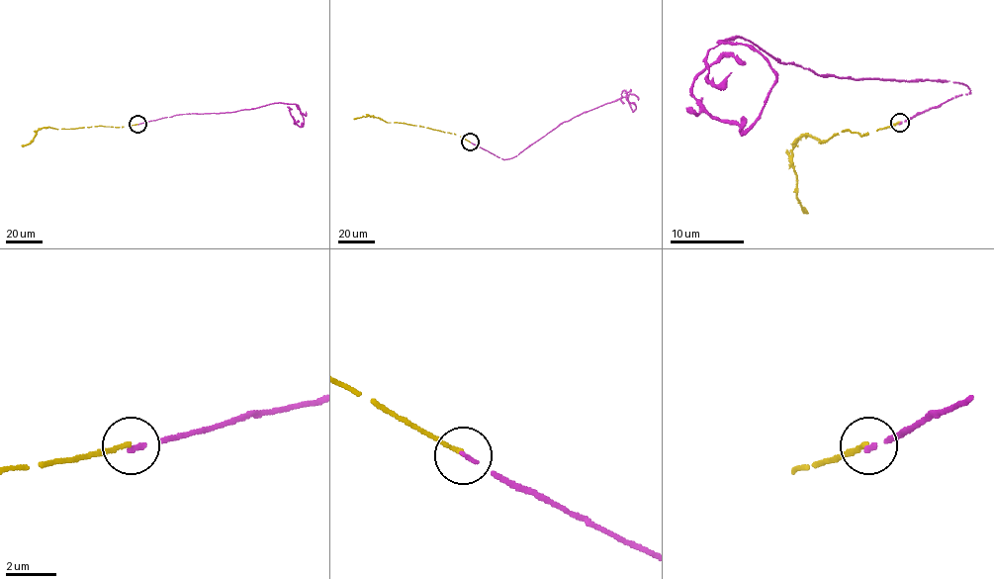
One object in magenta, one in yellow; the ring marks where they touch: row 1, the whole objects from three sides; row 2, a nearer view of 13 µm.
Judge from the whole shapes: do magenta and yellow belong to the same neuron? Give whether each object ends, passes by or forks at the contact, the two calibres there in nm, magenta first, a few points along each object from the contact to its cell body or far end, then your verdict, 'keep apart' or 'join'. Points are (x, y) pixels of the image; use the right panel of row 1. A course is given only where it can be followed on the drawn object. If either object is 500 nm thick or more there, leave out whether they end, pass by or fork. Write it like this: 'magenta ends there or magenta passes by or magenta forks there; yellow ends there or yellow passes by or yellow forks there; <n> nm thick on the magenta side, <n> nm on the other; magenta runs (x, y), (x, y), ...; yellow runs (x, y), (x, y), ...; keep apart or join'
magenta ends there; yellow ends there; 160 nm thick on the magenta side, 160 nm on the other; magenta runs (900, 123), (970, 91), (821, 76), (730, 38), (776, 76), (743, 131), (693, 93), (724, 56), (745, 63); yellow runs (898, 123), (863, 136), (850, 131), (821, 144), (811, 136), (800, 136), (793, 150), (796, 195), (807, 212); keep apart

